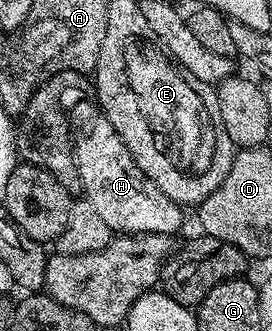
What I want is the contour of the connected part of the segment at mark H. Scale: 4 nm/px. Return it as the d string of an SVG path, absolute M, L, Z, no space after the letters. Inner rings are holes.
M92 99L89 100L79 101L73 108L73 116L71 112L71 124L75 129L73 157L79 170L84 199L91 202L93 209L103 217L103 222L107 222L107 226L113 229L114 233L131 236L159 234L172 237L173 232L177 232L181 228L182 205L167 198L167 194L163 194L163 190L159 190L159 186L155 186L155 182L151 182L147 178L147 174L143 174L143 170L139 170L135 158L131 158L131 154L127 150L123 138L119 138L115 126L111 126L111 122L100 107Z

